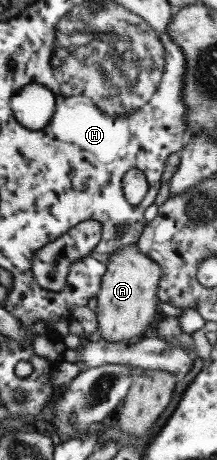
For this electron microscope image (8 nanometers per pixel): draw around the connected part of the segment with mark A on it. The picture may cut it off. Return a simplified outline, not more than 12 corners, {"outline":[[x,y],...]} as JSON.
{"outline":[[136,243],[108,257],[94,338],[131,343],[156,317],[160,267]]}

